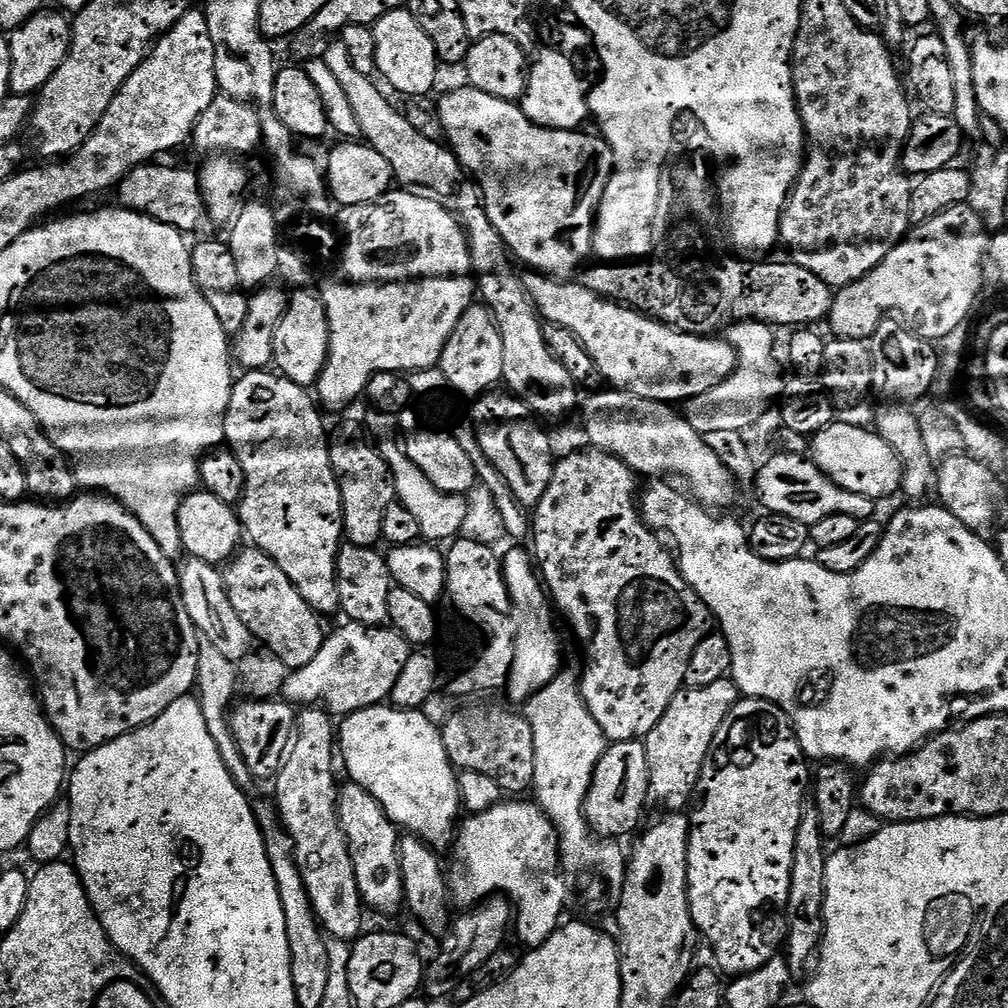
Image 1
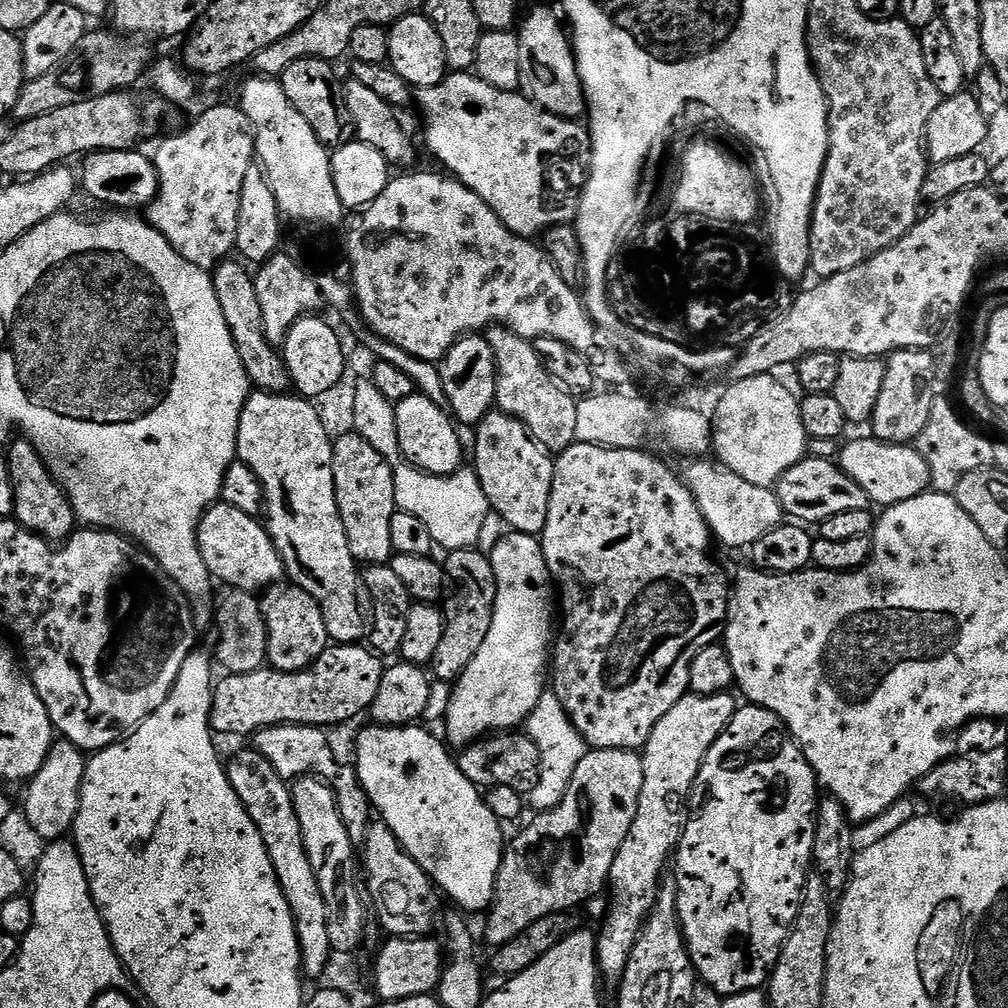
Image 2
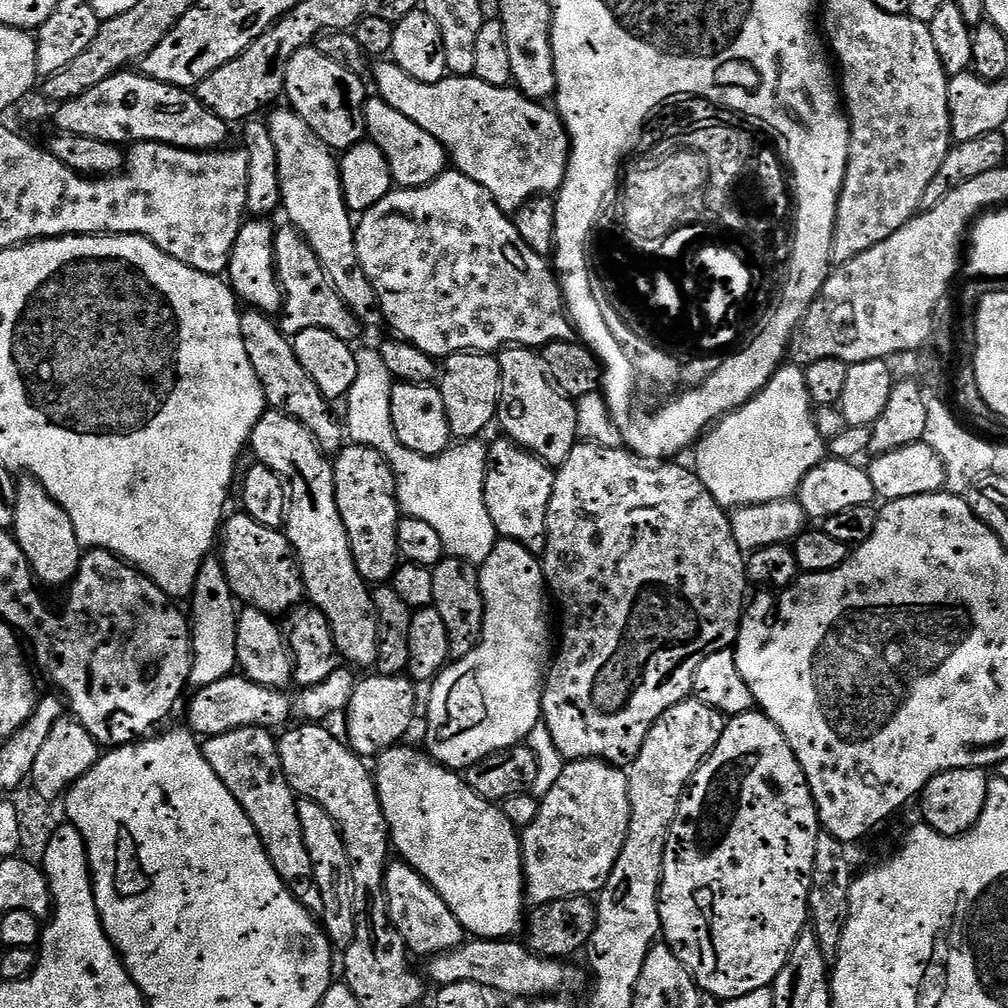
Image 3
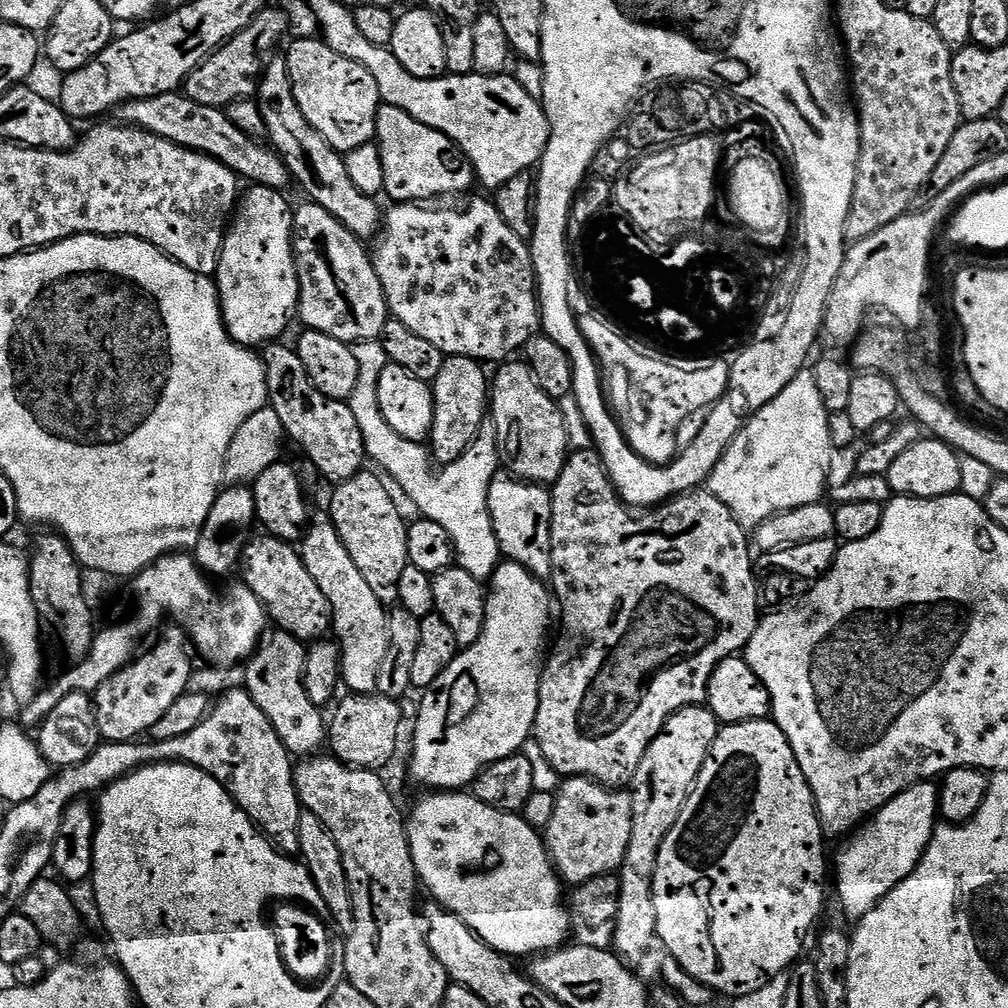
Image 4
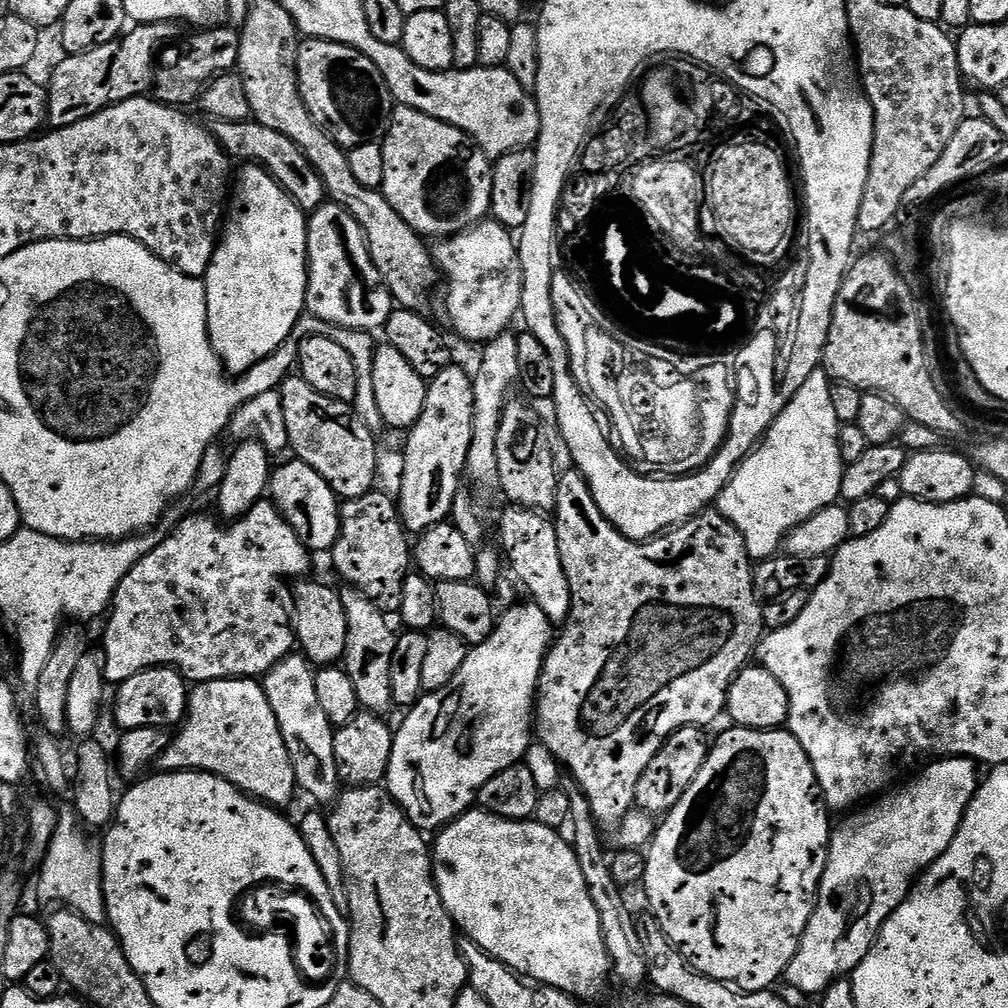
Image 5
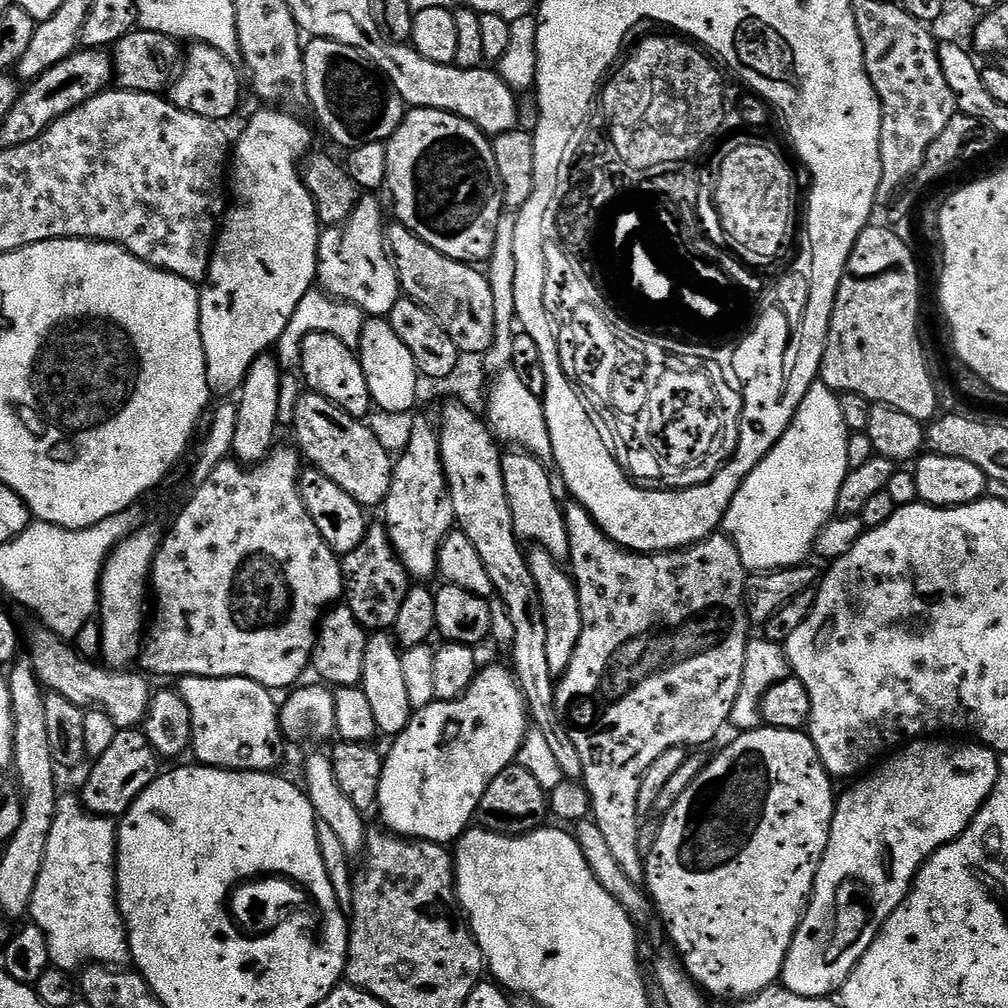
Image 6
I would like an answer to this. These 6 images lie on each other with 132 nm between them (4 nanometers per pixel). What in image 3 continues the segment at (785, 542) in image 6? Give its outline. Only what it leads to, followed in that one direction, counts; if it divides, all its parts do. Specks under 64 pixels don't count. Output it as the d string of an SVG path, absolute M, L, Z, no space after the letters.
M791 367L779 368L760 393L745 402L742 407L733 408L727 416L721 416L711 431L703 437L702 442L695 445L696 477L726 510L749 508L755 504L795 497L800 491L800 483L806 478L806 474L810 474L814 466L818 466L826 459L826 441L821 438L816 429L814 405L806 390L804 368Z

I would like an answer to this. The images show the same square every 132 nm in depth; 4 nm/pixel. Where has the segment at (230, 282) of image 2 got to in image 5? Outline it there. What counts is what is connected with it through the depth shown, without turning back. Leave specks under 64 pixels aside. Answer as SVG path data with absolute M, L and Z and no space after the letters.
M289 374L285 380L278 386L282 398L282 409L284 418L286 418L287 433L289 435L288 448L293 452L295 459L306 462L306 466L314 466L314 470L318 470L318 474L322 474L322 478L326 478L326 482L336 491L337 497L341 501L353 500L354 498L362 498L362 494L373 491L377 487L376 484L376 440L373 429L367 428L360 420L360 416L356 413L355 407L347 400L335 400L326 394L316 392L314 386L310 386L310 382L306 382L304 377L299 374Z

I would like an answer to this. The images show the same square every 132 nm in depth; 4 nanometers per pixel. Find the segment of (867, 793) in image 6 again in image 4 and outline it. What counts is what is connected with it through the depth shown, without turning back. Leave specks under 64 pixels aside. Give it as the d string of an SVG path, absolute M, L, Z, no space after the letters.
M921 782L883 804L847 841L849 844L841 850L836 864L836 892L846 915L864 916L916 869L936 833L940 815L939 787Z

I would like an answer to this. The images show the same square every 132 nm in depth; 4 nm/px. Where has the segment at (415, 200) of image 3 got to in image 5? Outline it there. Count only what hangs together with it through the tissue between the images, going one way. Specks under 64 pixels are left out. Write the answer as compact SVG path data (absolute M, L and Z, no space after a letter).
M485 218L457 236L441 239L434 248L434 259L439 275L448 283L448 297L444 308L448 311L448 324L464 340L473 340L483 346L513 326L512 319L521 315L520 299L524 285L524 271L520 268L520 253L517 241L509 229L503 228L491 218Z

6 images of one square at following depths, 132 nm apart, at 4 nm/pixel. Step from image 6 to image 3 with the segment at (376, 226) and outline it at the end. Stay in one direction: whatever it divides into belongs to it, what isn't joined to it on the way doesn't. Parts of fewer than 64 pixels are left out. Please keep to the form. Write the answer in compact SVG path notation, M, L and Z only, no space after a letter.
M287 222L281 224L281 228L277 227L274 232L274 258L276 259L276 278L280 282L280 288L284 291L284 303L278 316L278 323L284 335L294 338L302 334L302 330L321 328L330 330L330 334L343 340L355 341L355 336L362 332L360 320L348 308L348 304L340 297L338 290L334 290L334 286L328 280L328 275L322 270L322 262L318 262L314 250L310 250L304 235Z

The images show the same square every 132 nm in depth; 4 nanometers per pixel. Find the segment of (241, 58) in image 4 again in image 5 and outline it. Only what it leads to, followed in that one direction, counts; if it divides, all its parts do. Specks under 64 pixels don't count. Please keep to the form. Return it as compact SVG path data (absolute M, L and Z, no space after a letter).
M228 27L206 28L197 31L197 36L192 36L189 40L181 39L165 47L158 57L154 81L155 99L184 110L189 107L187 104L192 104L195 100L197 103L203 97L204 89L211 80L229 75L240 63L240 33L235 27Z

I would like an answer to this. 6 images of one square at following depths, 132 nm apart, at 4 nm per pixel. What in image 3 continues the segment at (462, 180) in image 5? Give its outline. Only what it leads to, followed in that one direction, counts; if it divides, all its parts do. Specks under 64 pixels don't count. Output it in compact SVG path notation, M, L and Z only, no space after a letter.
M373 98L365 103L364 127L367 139L382 150L396 188L421 188L437 180L449 167L450 157L442 142L438 142L434 134L426 134L418 122L410 122L406 114L394 110L394 106L382 99Z

